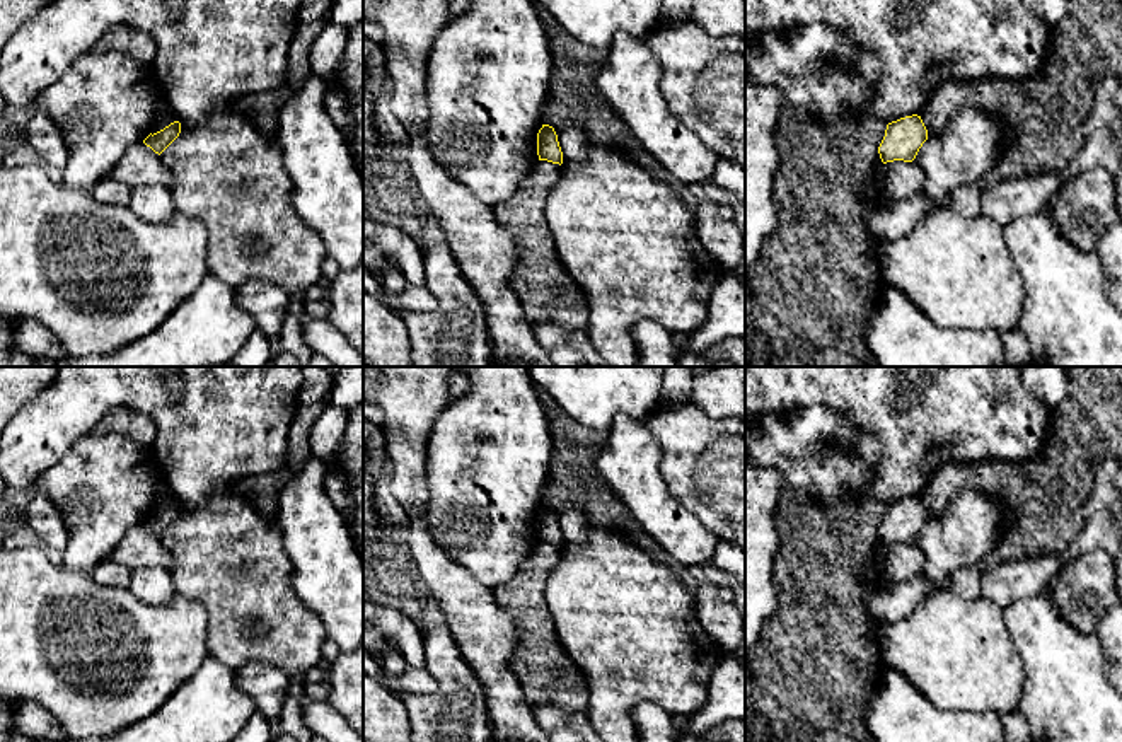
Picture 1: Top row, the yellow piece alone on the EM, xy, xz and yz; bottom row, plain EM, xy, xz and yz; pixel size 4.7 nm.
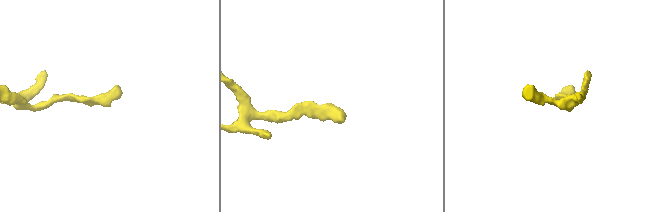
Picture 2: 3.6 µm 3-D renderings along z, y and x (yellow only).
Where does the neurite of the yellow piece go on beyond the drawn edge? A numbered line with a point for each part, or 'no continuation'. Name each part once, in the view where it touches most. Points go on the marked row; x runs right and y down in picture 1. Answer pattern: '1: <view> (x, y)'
no continuation

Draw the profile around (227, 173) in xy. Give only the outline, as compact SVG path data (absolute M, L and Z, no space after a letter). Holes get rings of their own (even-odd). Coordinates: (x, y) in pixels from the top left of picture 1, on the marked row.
M218 102L200 123L181 123L179 136L160 159L174 172L169 189L177 213L201 220L208 230L206 261L211 275L234 288L251 280L273 281L290 299L302 299L307 288L324 281L322 263L327 252L321 235L288 206L292 183L283 165L283 152L271 133L252 123L242 102Z

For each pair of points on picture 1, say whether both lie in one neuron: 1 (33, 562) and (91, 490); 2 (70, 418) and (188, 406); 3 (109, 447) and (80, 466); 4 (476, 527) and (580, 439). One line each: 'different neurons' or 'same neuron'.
1: different neurons
2: same neuron
3: same neuron
4: different neurons

